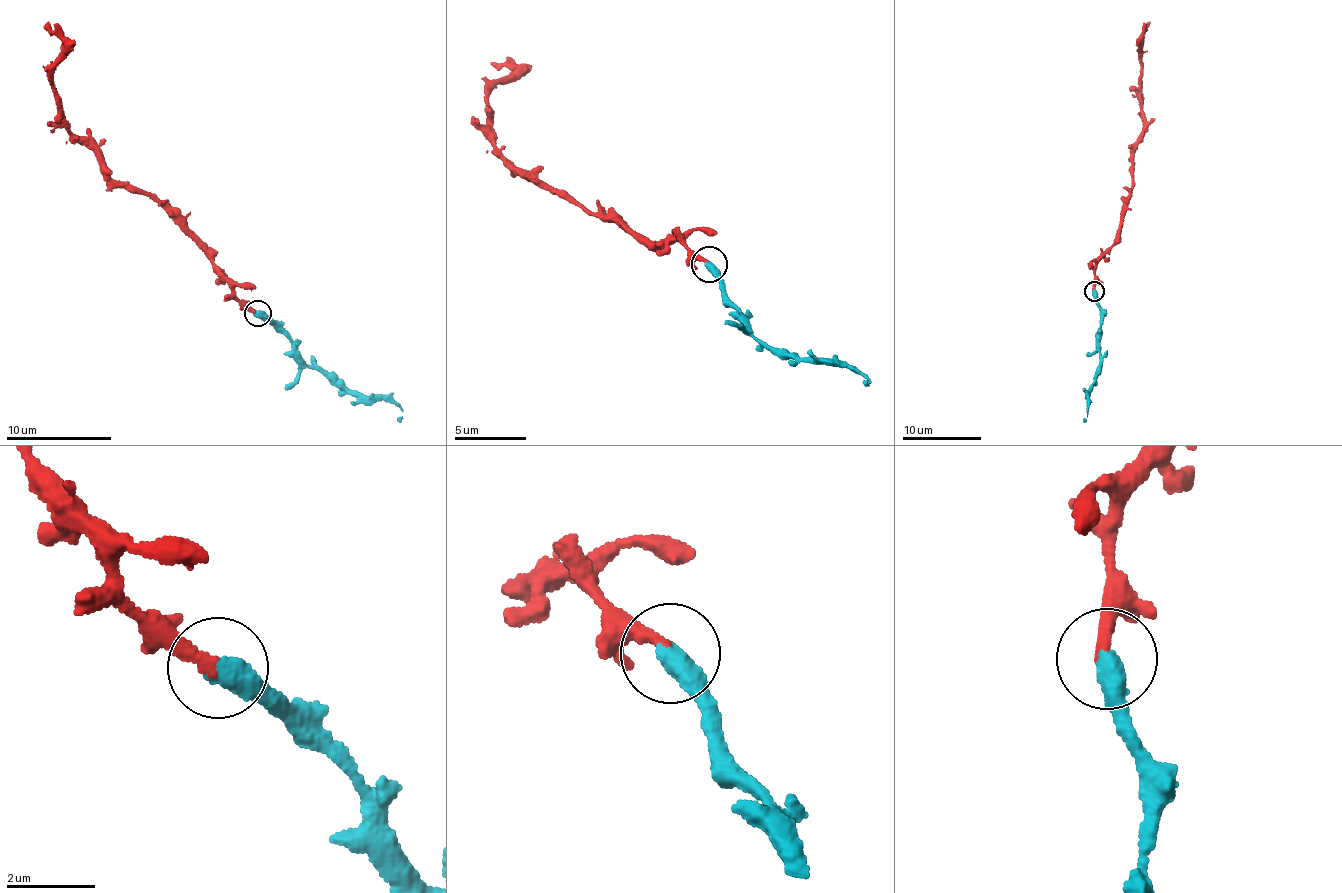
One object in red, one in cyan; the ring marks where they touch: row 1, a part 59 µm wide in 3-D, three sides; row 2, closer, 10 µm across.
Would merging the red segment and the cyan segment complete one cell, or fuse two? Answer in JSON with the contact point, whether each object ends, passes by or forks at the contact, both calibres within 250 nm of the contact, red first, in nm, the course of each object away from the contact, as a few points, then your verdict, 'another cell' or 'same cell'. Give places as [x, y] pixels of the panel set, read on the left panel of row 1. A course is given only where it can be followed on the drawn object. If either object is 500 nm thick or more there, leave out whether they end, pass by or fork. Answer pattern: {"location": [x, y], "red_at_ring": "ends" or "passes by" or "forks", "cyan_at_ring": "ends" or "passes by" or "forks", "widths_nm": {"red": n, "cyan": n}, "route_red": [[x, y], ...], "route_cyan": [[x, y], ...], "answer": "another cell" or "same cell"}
{"location": [258, 313], "widths_nm": {"red": 280, "cyan": 550}, "route_red": [[257, 313], [162, 206], [123, 186], [70, 135], [52, 85], [52, 64], [63, 44], [43, 26]], "route_cyan": [[257, 313], [275, 326], [306, 364], [331, 372], [348, 389], [389, 398], [403, 411], [397, 420]], "answer": "same cell"}

